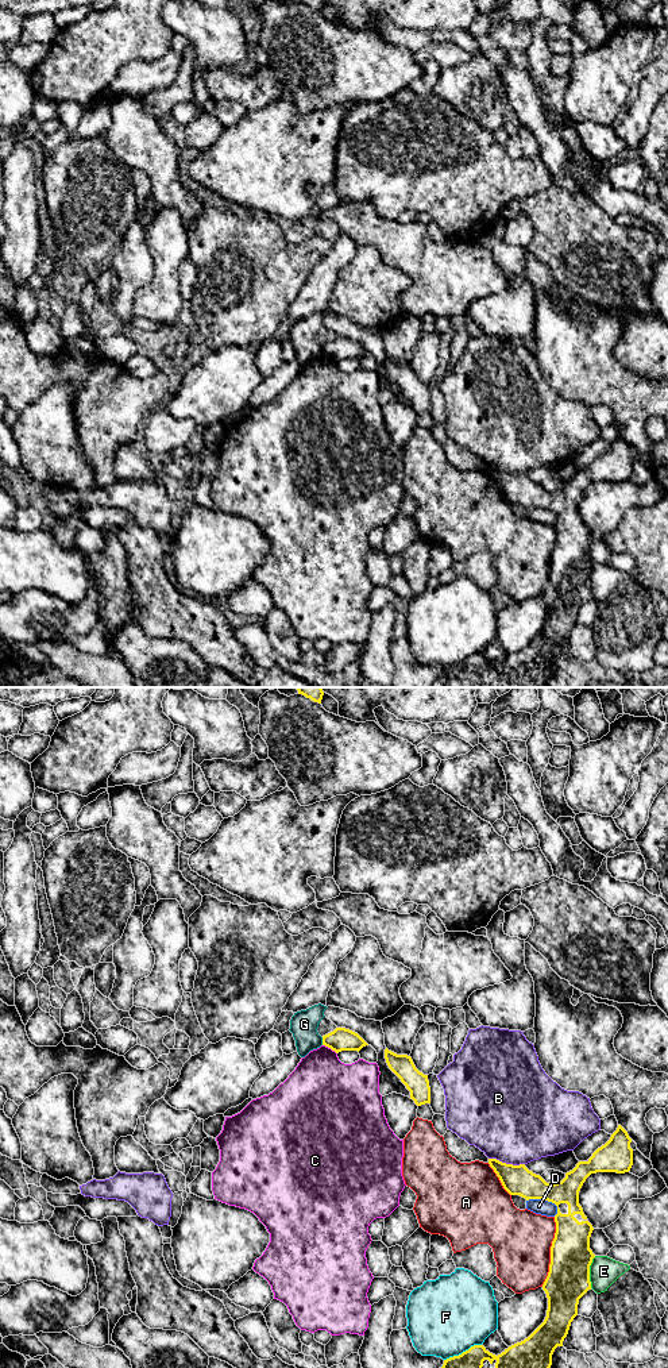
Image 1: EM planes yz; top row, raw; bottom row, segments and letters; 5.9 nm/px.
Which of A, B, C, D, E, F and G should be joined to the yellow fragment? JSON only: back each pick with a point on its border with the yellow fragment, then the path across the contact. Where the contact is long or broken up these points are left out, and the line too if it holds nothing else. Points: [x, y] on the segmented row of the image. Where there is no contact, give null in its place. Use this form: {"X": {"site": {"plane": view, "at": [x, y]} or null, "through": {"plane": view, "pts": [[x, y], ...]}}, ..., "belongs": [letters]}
{"belongs": []}

